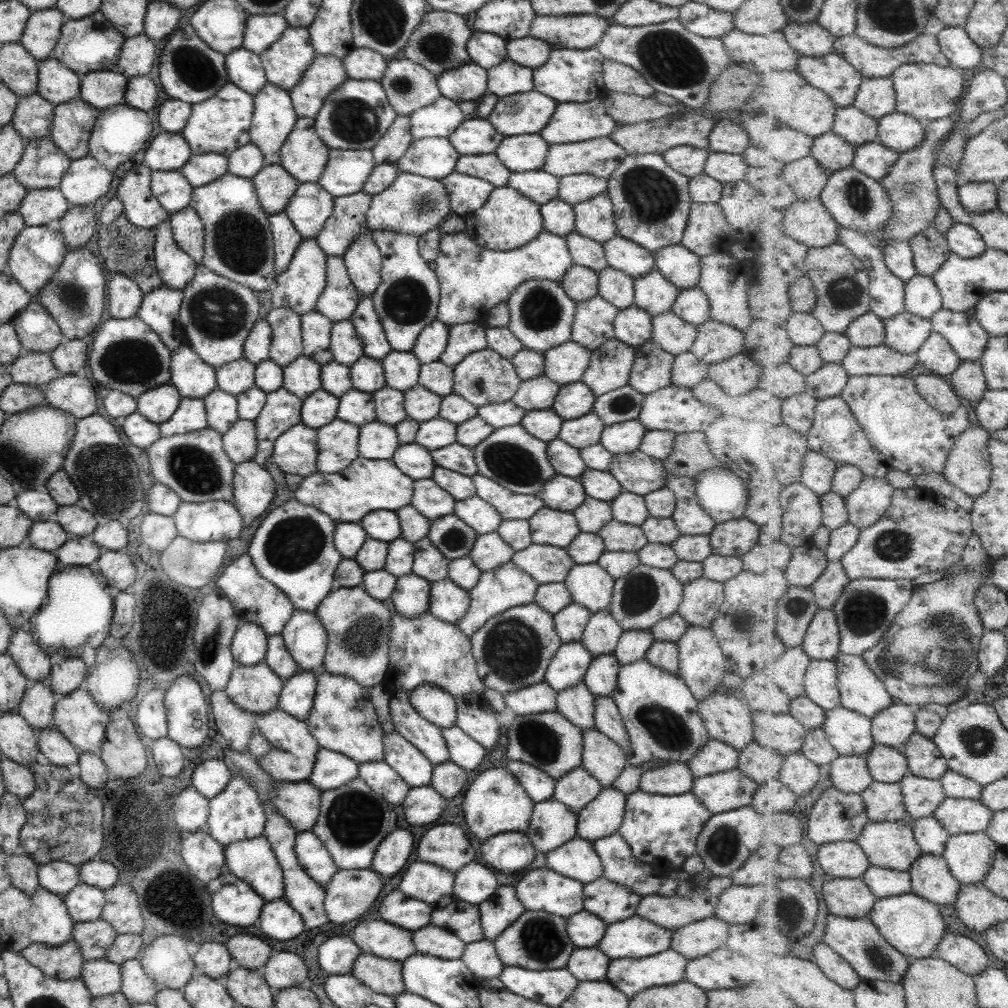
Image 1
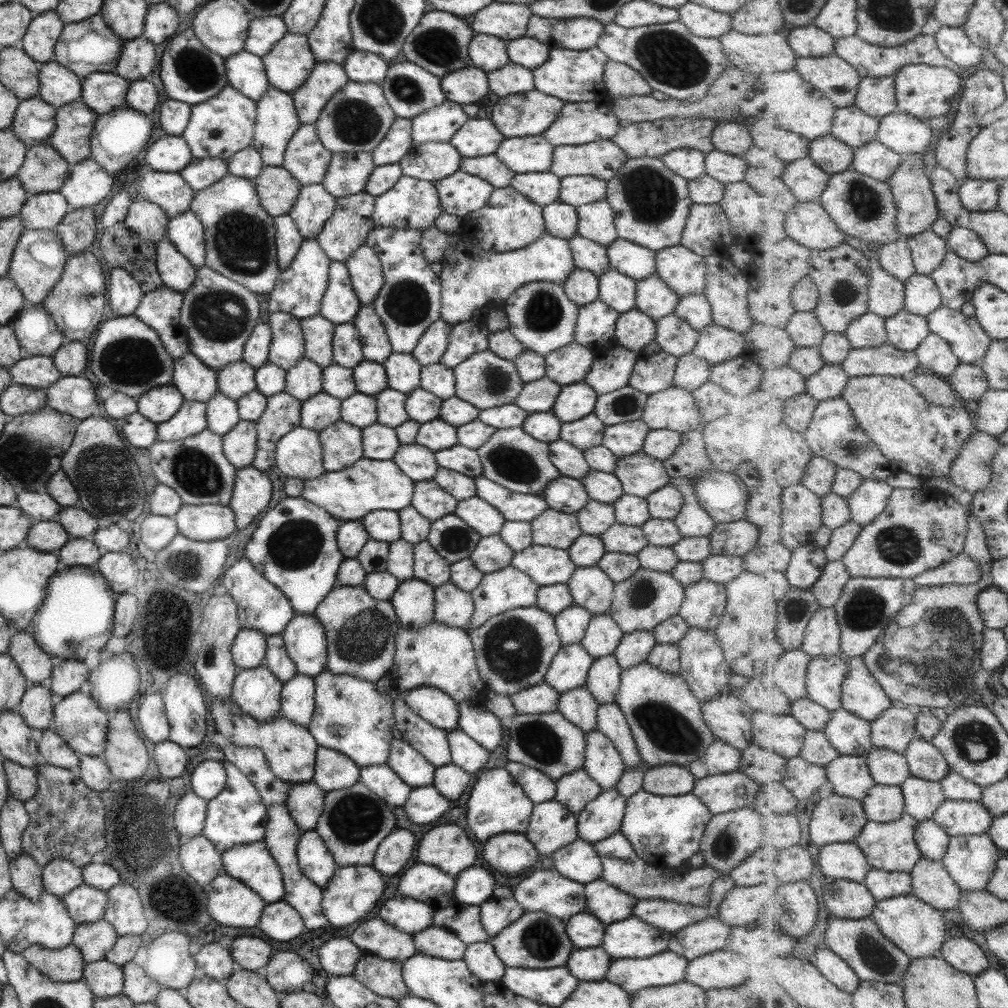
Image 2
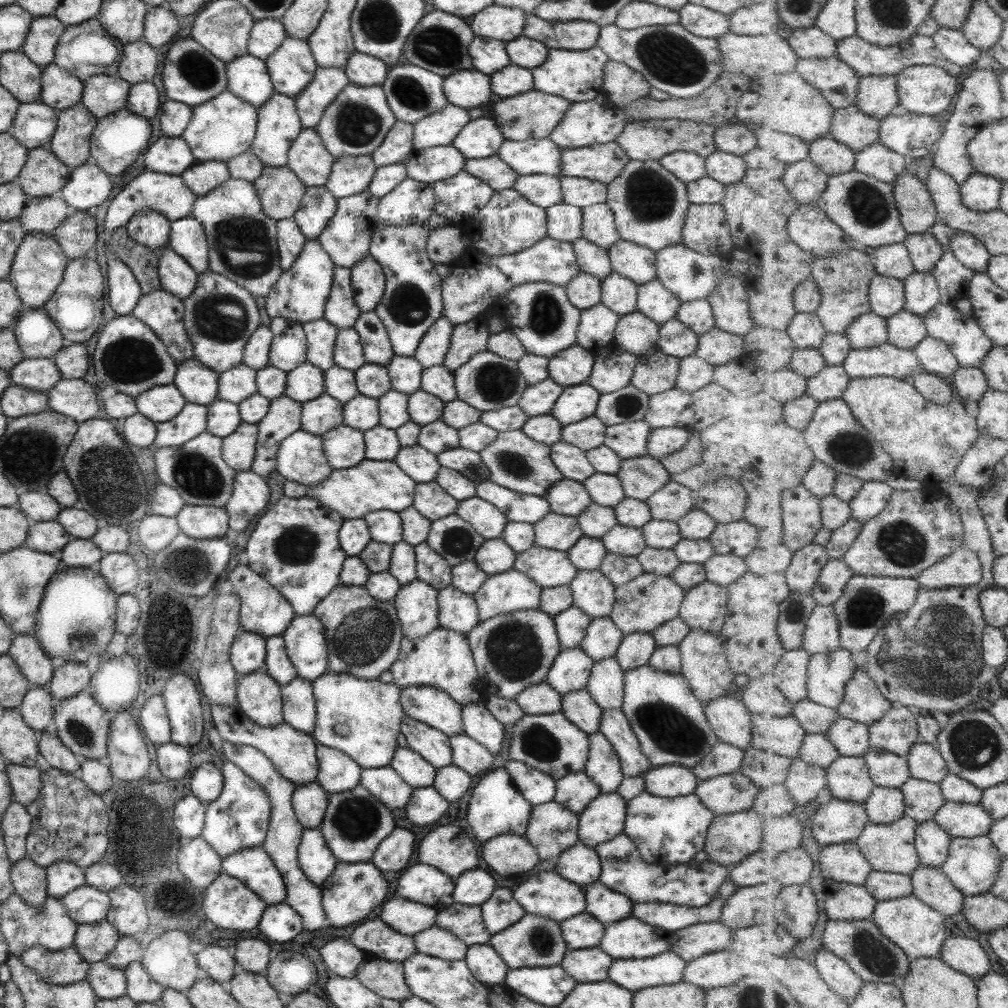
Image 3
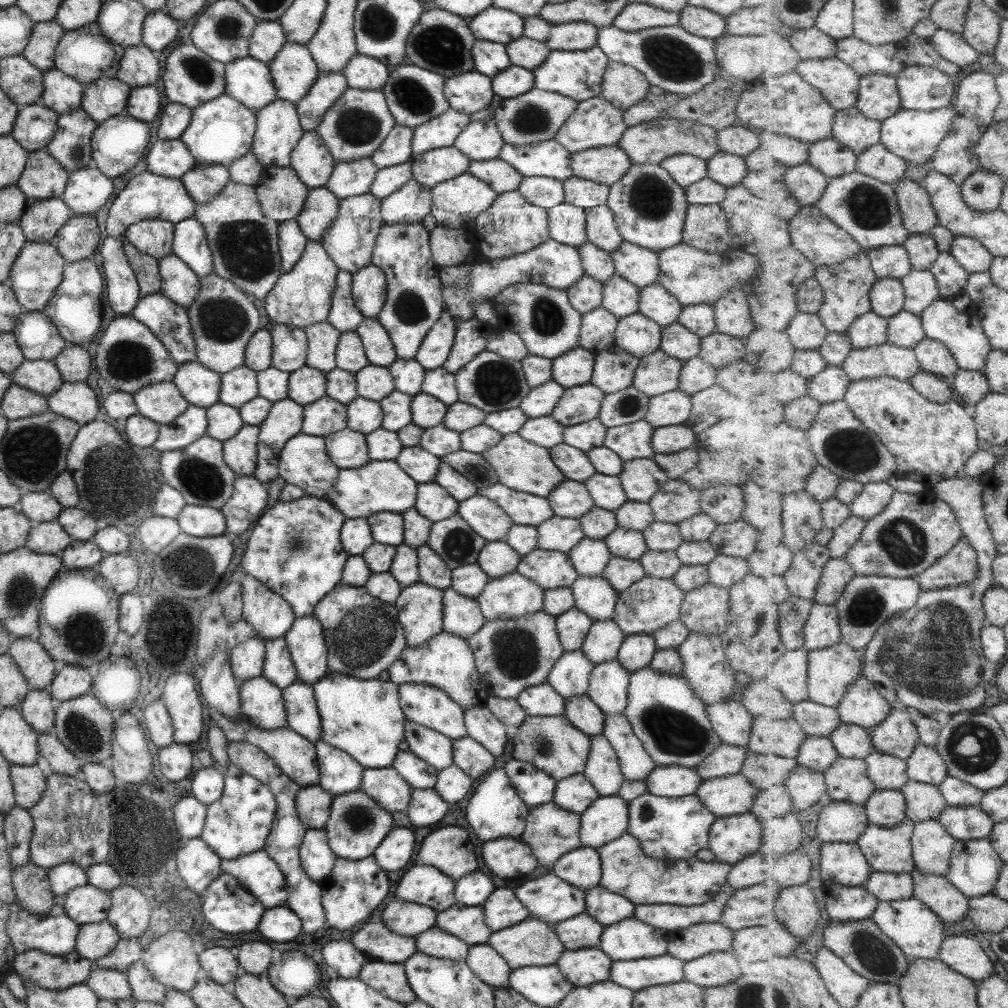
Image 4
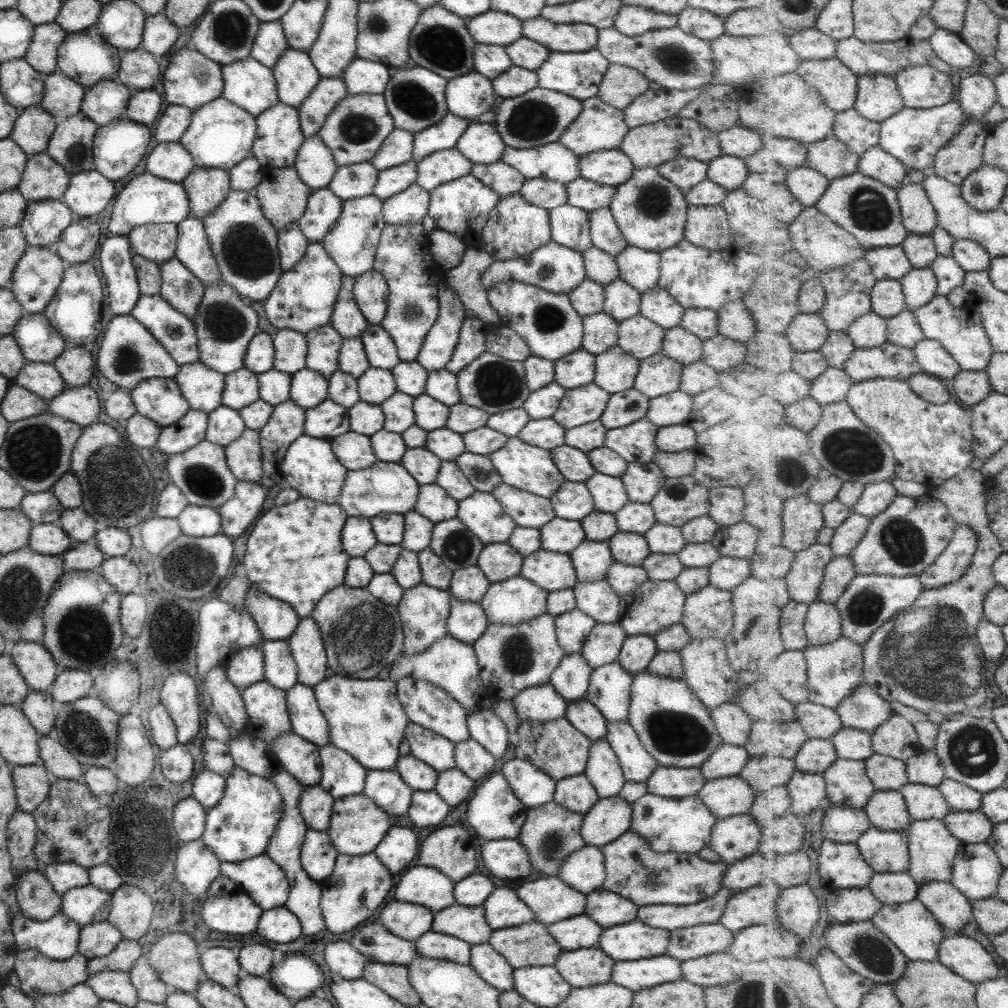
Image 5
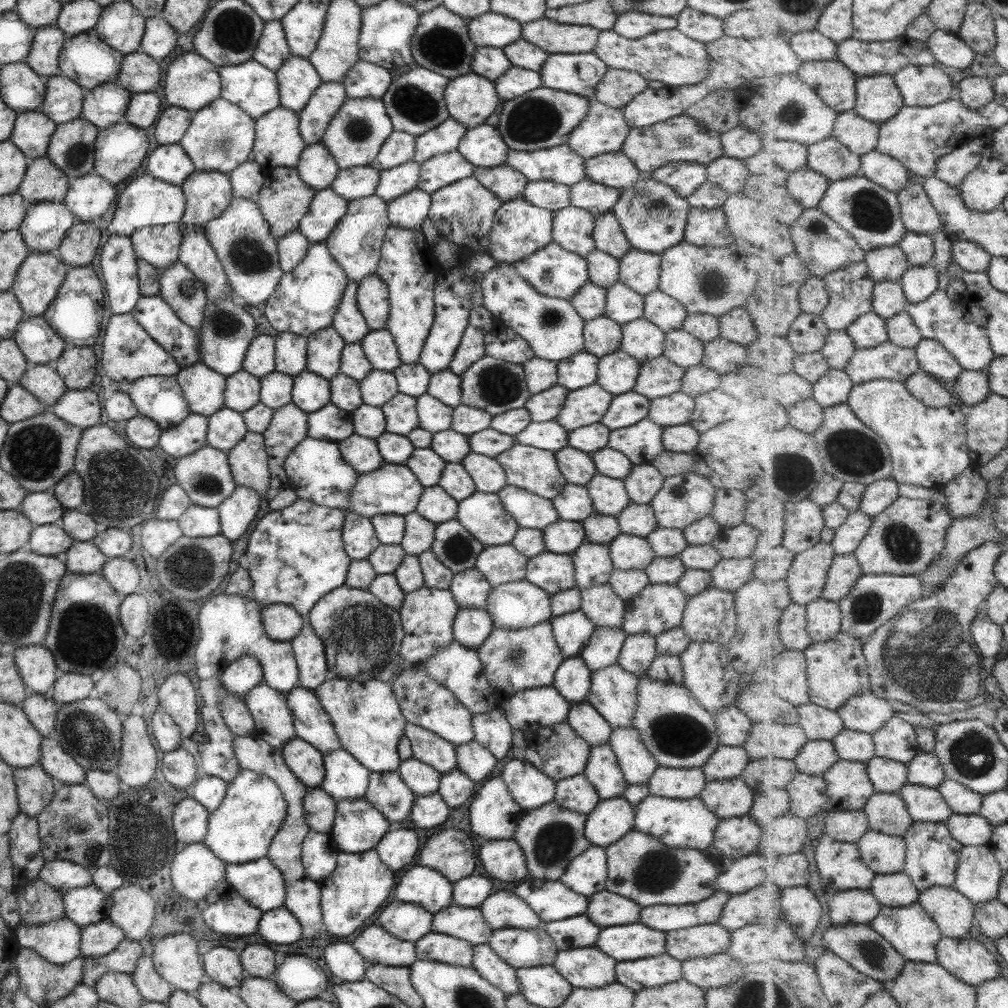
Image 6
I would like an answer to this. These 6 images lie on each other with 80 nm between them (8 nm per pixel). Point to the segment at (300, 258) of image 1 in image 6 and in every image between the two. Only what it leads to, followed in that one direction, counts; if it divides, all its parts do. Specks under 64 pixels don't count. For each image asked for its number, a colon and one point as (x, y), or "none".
2: (298, 290)
3: (299, 295)
4: (300, 297)
5: (303, 299)
6: (305, 299)

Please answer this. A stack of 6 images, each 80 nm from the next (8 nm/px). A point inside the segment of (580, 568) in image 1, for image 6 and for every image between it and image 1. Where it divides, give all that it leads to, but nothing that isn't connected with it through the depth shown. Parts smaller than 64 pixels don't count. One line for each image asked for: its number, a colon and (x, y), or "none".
2: (590, 588)
3: (592, 593)
4: (593, 595)
5: (596, 599)
6: (602, 607)

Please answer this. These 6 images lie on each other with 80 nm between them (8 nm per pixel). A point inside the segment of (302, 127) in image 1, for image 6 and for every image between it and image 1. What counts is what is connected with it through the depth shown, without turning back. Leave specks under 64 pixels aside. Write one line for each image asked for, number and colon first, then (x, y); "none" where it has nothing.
2: (305, 159)
3: (307, 158)
4: (310, 160)
5: (314, 165)
6: (316, 168)

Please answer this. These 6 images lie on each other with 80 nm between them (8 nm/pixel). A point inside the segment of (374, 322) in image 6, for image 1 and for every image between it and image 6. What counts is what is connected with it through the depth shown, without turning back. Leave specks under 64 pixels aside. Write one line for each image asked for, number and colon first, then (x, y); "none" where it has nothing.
1: (362, 259)
2: (364, 270)
3: (367, 281)
4: (368, 286)
5: (370, 291)

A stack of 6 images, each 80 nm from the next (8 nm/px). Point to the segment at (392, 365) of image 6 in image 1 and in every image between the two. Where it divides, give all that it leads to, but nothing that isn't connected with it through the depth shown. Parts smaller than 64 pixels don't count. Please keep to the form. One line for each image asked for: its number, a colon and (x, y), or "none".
1: (367, 325)
2: (375, 347)
3: (377, 349)
4: (378, 348)
5: (379, 349)

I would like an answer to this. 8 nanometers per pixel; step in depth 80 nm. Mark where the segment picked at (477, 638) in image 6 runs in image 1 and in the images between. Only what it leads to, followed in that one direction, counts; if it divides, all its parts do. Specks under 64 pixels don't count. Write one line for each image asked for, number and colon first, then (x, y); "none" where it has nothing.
1: (447, 602)
2: (452, 607)
3: (456, 611)
4: (462, 617)
5: (466, 621)

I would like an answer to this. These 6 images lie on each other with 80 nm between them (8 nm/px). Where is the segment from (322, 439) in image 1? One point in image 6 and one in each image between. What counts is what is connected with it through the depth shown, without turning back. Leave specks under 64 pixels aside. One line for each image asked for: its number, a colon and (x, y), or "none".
2: (341, 444)
3: (343, 447)
4: (347, 449)
5: (353, 451)
6: (362, 454)

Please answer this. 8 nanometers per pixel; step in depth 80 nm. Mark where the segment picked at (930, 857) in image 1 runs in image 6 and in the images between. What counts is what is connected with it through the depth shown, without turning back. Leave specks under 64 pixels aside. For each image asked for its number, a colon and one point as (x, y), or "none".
2: (931, 881)
3: (931, 884)
4: (938, 892)
5: (953, 909)
6: (954, 913)

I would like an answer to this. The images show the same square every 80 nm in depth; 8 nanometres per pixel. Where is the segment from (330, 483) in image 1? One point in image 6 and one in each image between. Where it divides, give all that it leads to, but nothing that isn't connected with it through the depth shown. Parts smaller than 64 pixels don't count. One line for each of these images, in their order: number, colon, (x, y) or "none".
2: (347, 494)
3: (353, 492)
4: (379, 486)
5: (384, 487)
6: (391, 489)

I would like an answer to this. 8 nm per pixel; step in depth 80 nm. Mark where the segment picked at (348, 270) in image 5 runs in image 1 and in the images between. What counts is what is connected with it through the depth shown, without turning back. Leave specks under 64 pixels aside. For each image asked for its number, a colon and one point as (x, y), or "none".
1: (347, 221)
2: (345, 231)
3: (346, 239)
4: (349, 240)

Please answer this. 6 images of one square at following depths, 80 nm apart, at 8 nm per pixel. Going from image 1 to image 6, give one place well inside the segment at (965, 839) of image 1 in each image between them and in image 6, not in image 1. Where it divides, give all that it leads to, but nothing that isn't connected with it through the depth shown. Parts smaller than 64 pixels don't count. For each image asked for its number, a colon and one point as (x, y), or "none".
2: (972, 859)
3: (974, 863)
4: (975, 868)
5: (978, 870)
6: (979, 877)

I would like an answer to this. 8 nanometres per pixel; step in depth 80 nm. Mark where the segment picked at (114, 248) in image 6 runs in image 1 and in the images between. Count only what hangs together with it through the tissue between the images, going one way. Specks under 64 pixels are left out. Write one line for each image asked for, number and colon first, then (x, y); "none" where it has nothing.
1: (124, 297)
2: (123, 290)
3: (123, 293)
4: (121, 286)
5: (115, 256)

